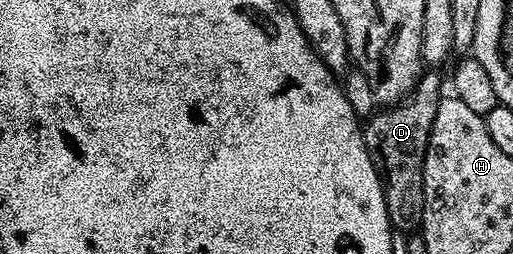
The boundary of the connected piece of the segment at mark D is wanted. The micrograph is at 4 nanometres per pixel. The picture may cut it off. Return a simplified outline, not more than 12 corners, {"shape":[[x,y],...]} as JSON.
{"shape":[[419,75],[365,121],[390,226],[421,229],[424,158],[442,80]]}

